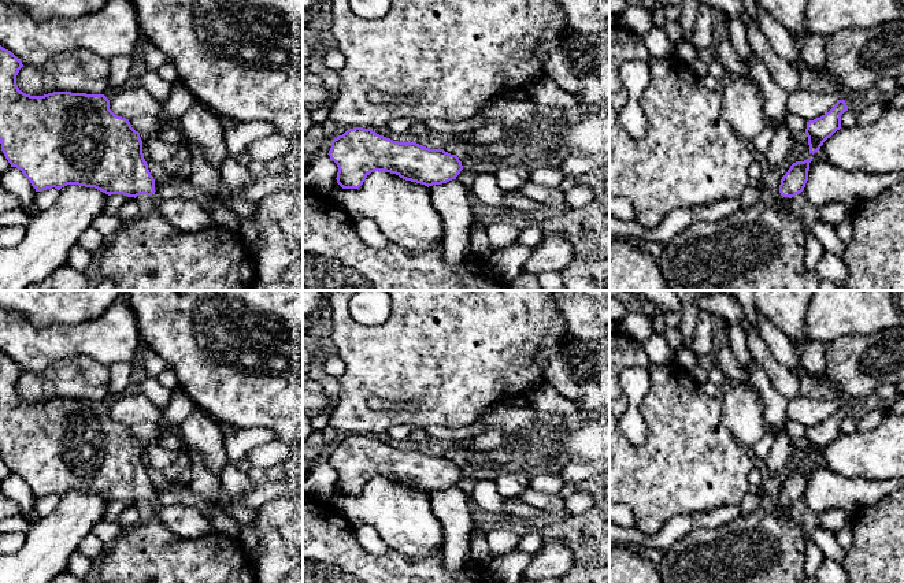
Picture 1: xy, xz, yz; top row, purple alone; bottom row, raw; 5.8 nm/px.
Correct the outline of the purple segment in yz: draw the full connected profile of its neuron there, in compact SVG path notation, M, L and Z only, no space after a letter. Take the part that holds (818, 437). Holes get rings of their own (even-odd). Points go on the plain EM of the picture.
M837 406L829 419L807 428L805 441L808 443L809 460L818 458L823 449L841 435L841 422L845 417L848 417L845 406Z

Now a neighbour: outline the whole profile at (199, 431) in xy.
M197 406L179 424L178 434L184 439L184 449L200 452L205 465L219 476L229 457L218 423Z

